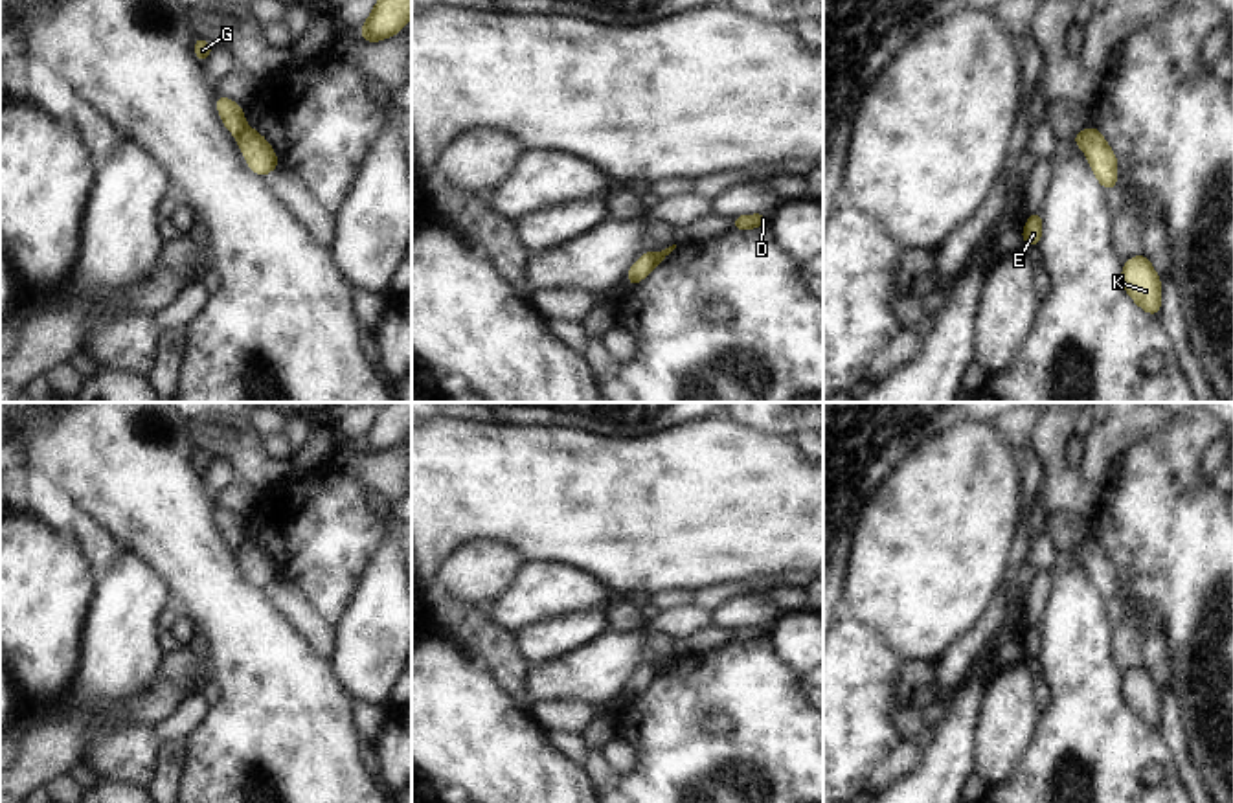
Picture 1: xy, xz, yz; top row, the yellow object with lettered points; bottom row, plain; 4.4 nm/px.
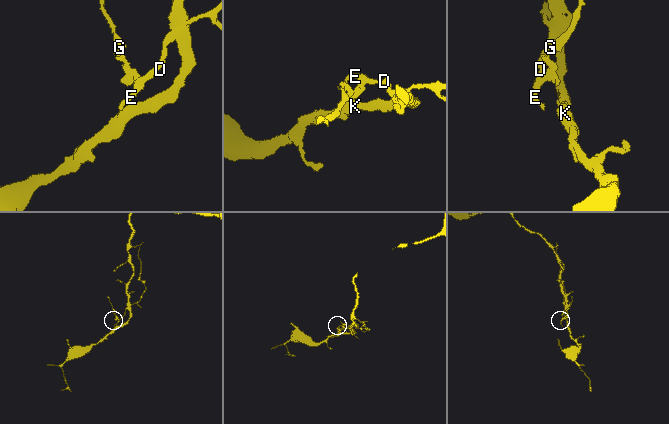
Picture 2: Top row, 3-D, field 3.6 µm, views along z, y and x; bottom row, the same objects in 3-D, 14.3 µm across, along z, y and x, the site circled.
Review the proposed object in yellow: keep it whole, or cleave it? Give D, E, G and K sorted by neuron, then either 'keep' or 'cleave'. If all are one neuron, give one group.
groups D E K / G; cleave

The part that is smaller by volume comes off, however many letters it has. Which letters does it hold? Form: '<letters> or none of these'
G

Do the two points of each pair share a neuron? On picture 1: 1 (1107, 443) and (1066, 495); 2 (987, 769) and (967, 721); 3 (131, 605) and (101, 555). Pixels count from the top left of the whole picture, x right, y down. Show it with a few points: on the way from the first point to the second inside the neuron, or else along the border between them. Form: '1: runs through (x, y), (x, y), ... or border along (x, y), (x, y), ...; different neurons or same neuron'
1: border along (1077, 475), (1090, 484), (1105, 487); different neurons
2: border along (984, 701), (974, 746), (974, 772); different neurons
3: border along (120, 548), (114, 565), (100, 579); different neurons

